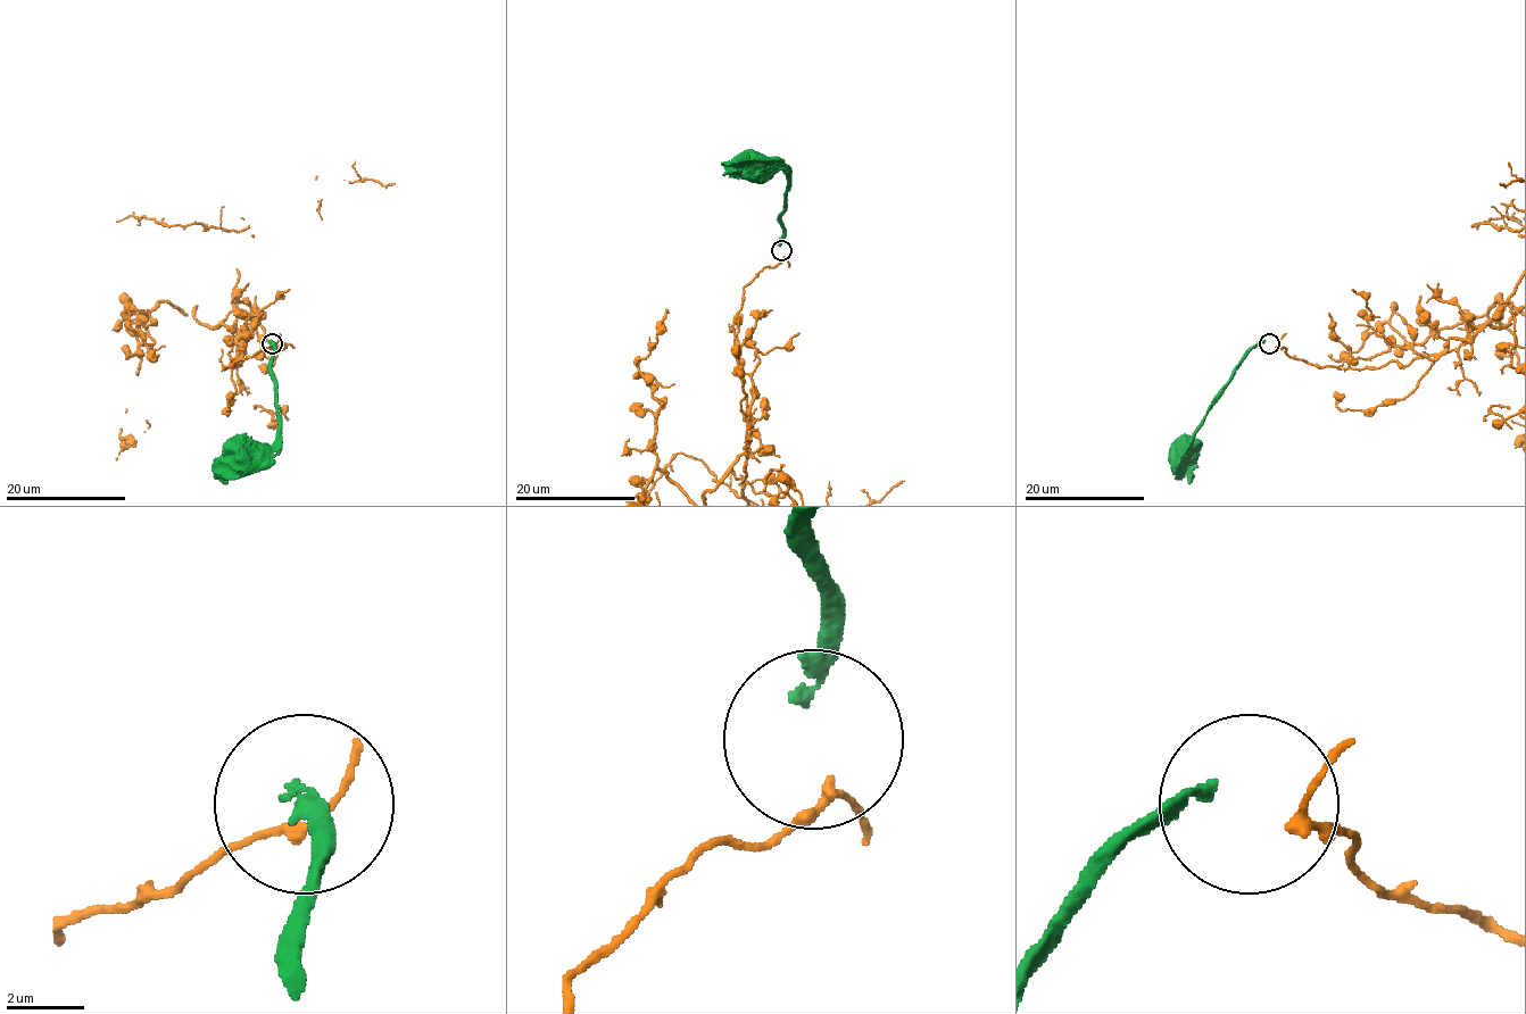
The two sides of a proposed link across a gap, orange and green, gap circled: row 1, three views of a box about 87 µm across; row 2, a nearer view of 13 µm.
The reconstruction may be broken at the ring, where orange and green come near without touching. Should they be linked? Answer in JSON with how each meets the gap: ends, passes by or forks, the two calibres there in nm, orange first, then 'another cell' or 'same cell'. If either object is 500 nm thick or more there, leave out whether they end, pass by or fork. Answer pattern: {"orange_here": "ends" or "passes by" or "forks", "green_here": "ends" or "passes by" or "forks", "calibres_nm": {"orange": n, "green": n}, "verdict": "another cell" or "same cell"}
{"orange_here": "passes by", "green_here": "ends", "calibres_nm": {"orange": 240, "green": 240}, "verdict": "another cell"}

